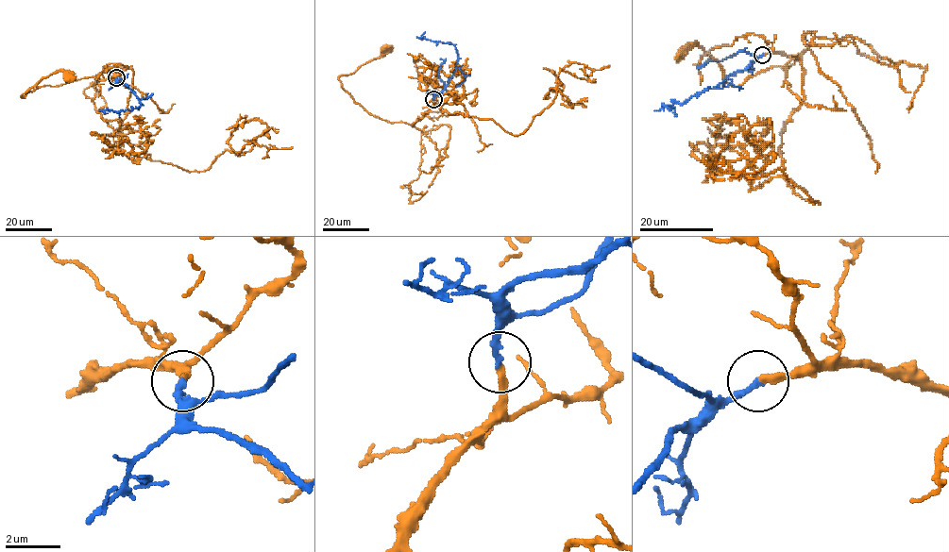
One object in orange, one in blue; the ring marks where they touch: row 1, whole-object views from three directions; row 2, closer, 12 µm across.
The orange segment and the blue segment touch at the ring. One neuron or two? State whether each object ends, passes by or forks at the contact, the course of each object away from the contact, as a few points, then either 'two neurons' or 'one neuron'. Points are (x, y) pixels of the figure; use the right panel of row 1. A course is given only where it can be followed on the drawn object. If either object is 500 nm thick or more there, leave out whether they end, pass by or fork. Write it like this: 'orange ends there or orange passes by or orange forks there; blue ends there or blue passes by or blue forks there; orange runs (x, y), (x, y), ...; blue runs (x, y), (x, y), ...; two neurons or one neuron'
orange ends there; blue ends there; orange runs (762, 55), (800, 58), (801, 53), (789, 67), (773, 66), (733, 87), (697, 43), (683, 52); blue runs (762, 55), (712, 89), (705, 89), (669, 108), (665, 106), (654, 110); one neuron

